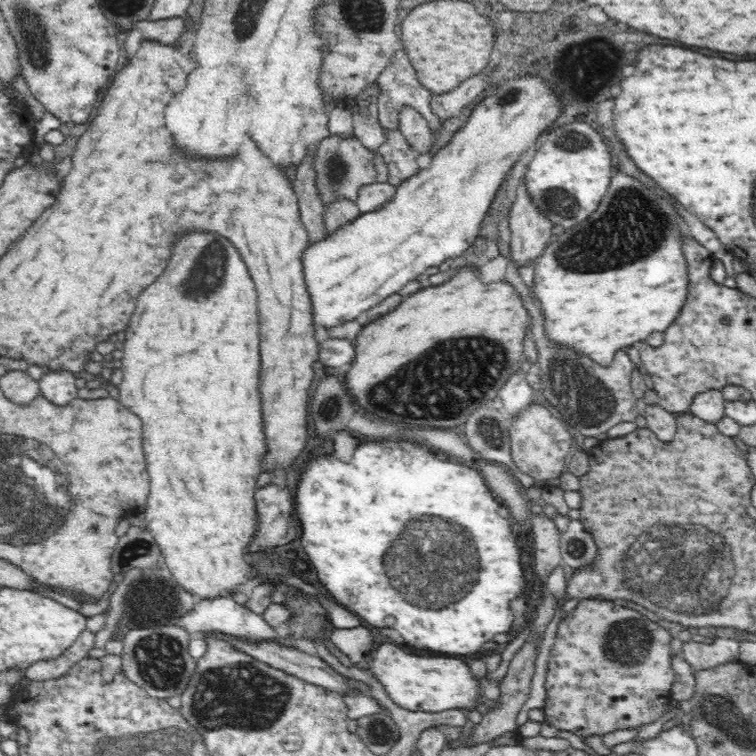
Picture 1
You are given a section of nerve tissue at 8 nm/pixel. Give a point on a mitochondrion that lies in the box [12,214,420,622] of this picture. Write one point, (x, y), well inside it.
(204, 280)

